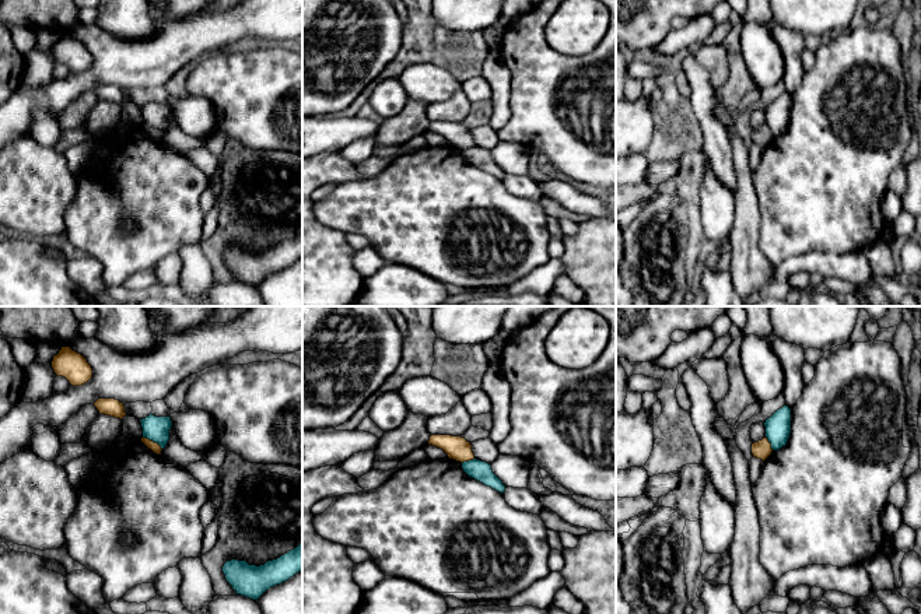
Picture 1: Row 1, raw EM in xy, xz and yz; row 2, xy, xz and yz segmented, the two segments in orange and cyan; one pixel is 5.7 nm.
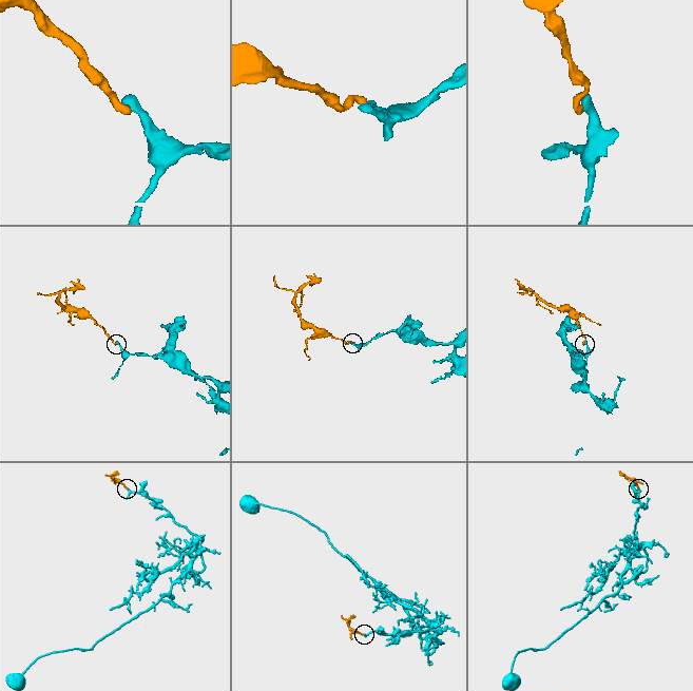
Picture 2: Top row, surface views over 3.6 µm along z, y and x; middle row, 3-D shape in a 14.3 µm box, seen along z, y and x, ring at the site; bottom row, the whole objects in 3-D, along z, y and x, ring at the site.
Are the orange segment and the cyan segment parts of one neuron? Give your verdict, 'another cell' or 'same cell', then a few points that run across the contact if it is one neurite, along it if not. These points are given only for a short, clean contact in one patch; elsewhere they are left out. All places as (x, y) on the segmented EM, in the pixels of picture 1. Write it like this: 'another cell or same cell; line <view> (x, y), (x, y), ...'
another cell; line xy (143, 437), (154, 441), (161, 449)

